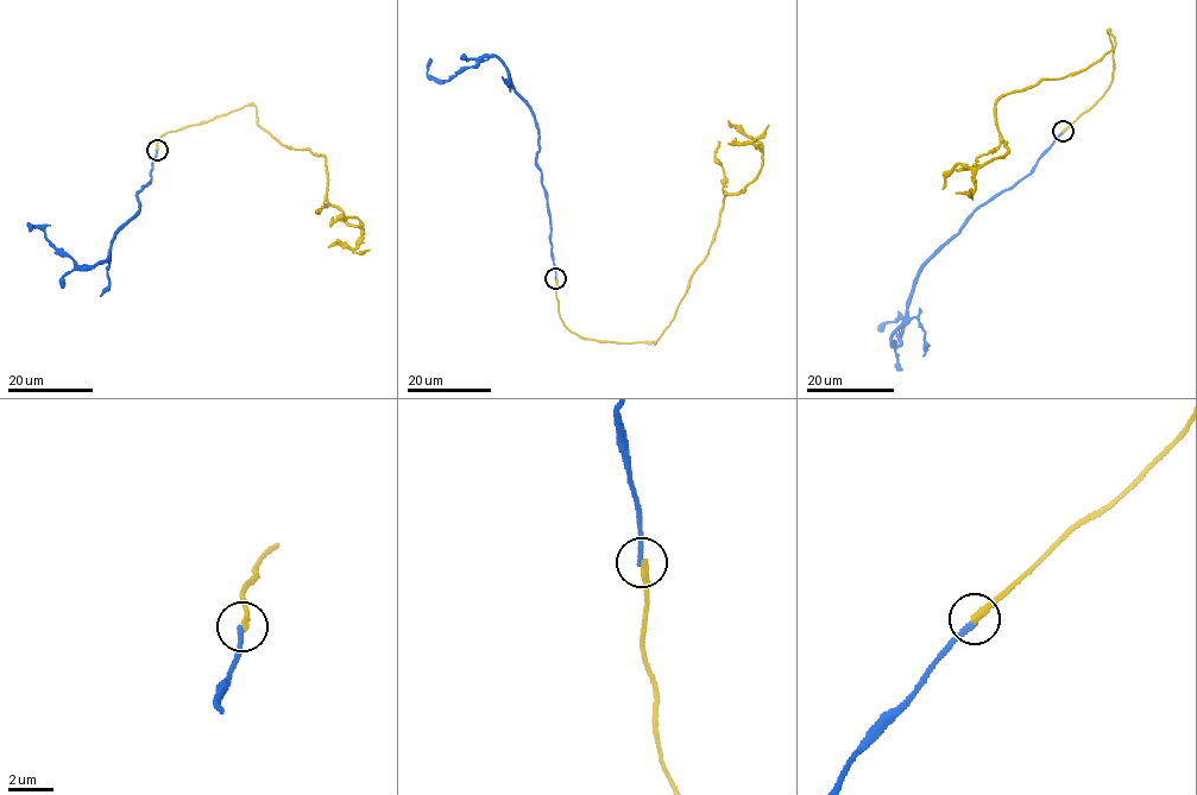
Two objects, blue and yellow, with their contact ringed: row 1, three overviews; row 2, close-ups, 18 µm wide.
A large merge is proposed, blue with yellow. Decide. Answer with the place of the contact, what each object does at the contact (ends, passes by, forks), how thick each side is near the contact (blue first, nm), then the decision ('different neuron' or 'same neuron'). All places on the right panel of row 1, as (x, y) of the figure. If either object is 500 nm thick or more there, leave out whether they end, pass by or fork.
place (1063, 131); blue ends; yellow ends; calibres 200 and 360 nm; different neuron

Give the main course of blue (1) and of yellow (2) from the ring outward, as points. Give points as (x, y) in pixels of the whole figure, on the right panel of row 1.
1: (1063, 131), (1027, 175), (984, 202), (923, 269), (905, 320), (892, 336), (901, 344), (902, 319), (880, 332)
2: (1063, 131), (1113, 76), (1109, 30), (1115, 49), (1091, 64), (996, 102), (1007, 153), (957, 164), (943, 189)

